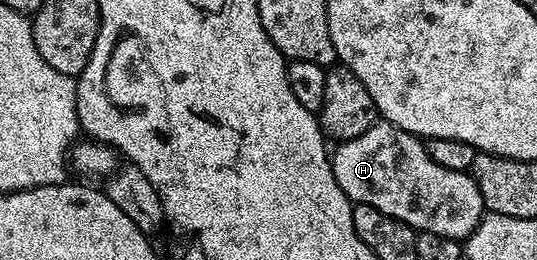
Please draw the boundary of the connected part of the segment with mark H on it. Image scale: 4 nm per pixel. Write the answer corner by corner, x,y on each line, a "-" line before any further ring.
377,123
369,127
354,141
338,142
339,150
330,154
333,175
339,180
341,191
355,205
372,205
385,215
398,221
404,221
410,229
419,233
445,235
456,239
465,239
482,219
485,212
481,191
476,189
475,182
467,173
451,173
449,167
437,167
433,159
427,157
426,144
411,133
403,133
401,127

